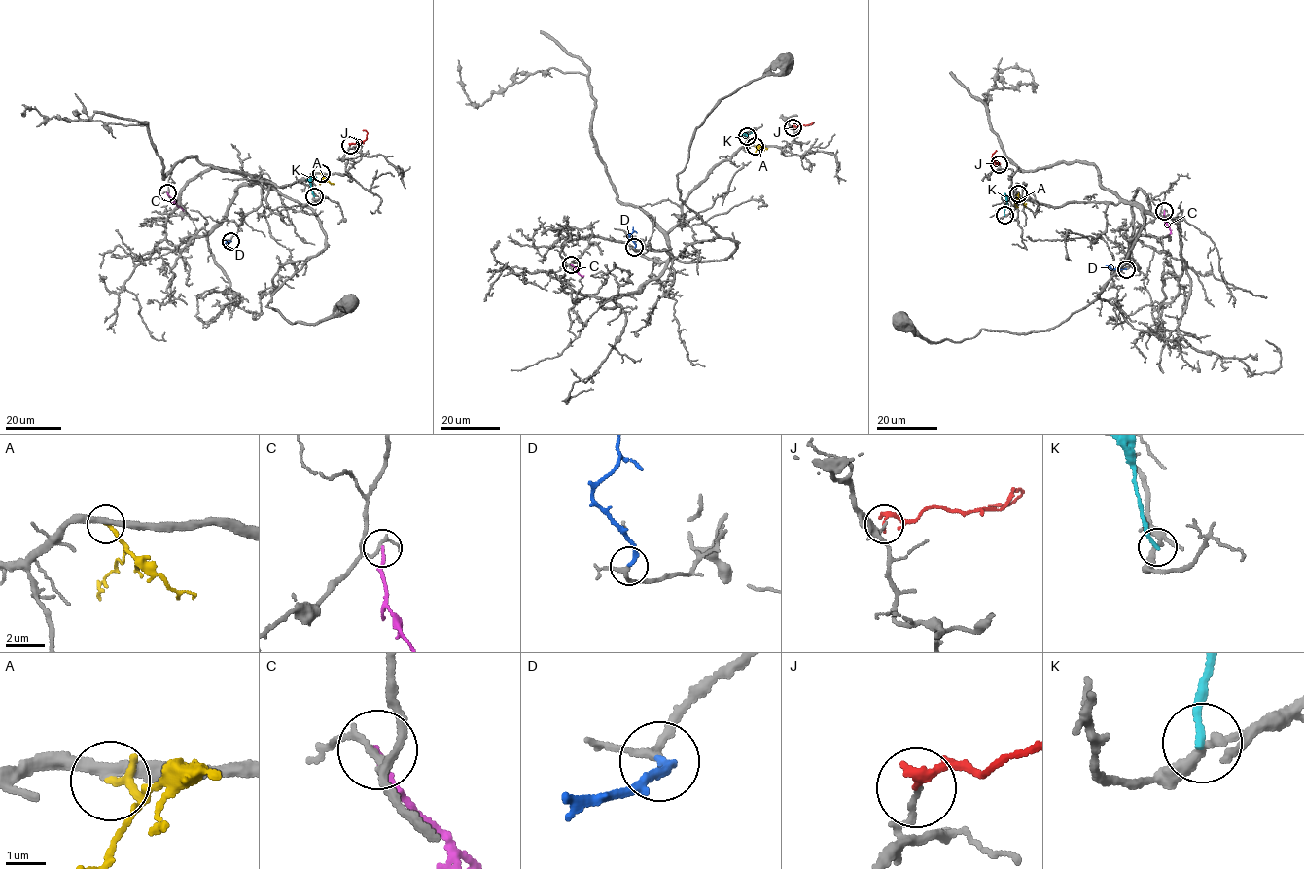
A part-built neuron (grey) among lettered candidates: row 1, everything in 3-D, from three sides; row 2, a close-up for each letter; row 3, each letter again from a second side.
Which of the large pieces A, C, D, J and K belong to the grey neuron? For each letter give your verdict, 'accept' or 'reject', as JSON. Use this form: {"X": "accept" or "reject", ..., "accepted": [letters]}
{"A": "reject", "C": "reject", "D": "accept", "J": "reject", "K": "reject", "accepted": ["D"]}

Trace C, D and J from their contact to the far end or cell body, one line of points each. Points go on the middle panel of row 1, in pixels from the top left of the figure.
C: (571, 264), (579, 274), (583, 275)
D: (635, 247), (629, 234), (633, 230), (636, 233)
J: (792, 127), (808, 124)

